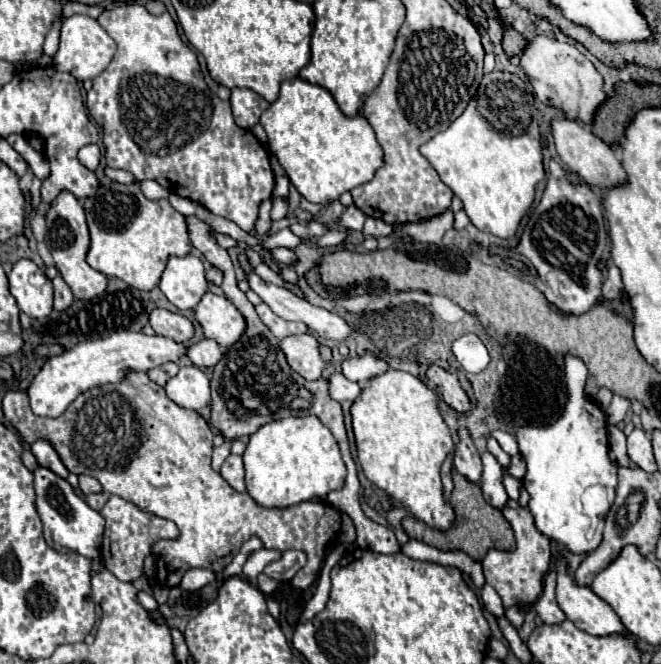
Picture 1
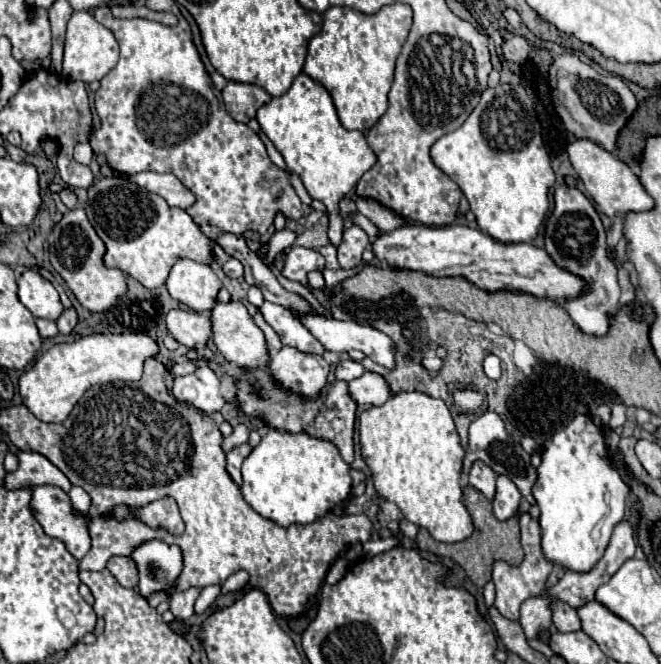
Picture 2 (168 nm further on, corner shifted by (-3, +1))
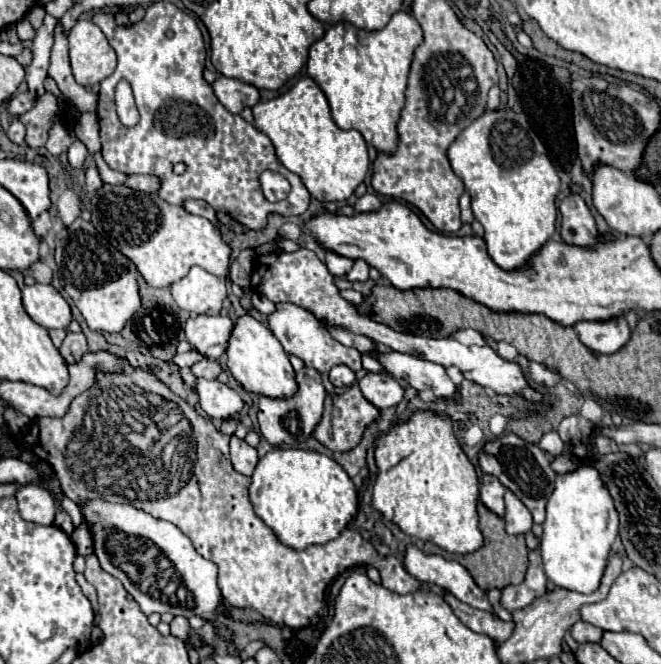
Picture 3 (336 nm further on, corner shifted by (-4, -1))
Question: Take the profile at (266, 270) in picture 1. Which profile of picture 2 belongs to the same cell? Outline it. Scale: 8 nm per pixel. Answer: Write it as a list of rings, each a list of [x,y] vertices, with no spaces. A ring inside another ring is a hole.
[[[291,229],[275,231],[275,233],[269,237],[269,241],[267,241],[269,247],[267,247],[267,253],[261,255],[261,261],[265,261],[265,265],[271,265],[273,259],[277,257],[277,253],[285,251],[287,247],[291,247],[291,245],[295,243],[295,239],[297,239],[297,233],[291,231]]]

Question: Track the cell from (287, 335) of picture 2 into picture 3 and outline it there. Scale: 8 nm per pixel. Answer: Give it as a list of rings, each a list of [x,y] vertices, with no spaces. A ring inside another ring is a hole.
[[[278,303],[276,307],[278,307],[276,313],[272,313],[268,317],[268,327],[276,335],[276,339],[282,343],[282,347],[290,355],[296,355],[298,359],[302,359],[306,363],[306,367],[314,367],[322,375],[328,373],[338,363],[348,365],[352,371],[360,371],[362,369],[360,351],[344,347],[336,339],[332,339],[332,335],[326,331],[326,327],[310,311],[294,305],[294,303]]]

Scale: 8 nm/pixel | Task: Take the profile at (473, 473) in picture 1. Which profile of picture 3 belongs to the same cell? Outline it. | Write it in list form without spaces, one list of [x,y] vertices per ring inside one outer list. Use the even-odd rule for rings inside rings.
[[[484,475],[480,485],[480,499],[492,513],[498,517],[504,515],[504,485],[492,475]]]

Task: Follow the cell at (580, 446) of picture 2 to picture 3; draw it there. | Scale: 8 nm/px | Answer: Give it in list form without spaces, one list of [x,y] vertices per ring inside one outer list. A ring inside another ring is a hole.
[[[584,463],[574,473],[556,477],[556,487],[548,499],[546,521],[542,527],[544,535],[540,539],[540,553],[548,579],[556,587],[568,591],[596,591],[618,535],[618,513],[600,473],[592,465]]]

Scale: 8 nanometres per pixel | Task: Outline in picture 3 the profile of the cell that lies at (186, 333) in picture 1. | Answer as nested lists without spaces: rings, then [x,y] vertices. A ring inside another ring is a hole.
[[[192,315],[186,321],[186,339],[204,357],[220,359],[226,353],[226,343],[234,321],[222,315]]]

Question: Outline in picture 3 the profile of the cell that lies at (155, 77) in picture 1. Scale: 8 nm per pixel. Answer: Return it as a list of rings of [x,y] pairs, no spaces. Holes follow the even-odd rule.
[[[156,1],[146,9],[144,19],[130,27],[118,27],[114,23],[112,13],[96,13],[92,21],[102,29],[108,43],[118,55],[116,71],[100,83],[100,101],[98,101],[98,111],[96,111],[98,123],[100,123],[102,155],[112,169],[126,173],[126,175],[132,175],[132,173],[154,175],[160,179],[158,195],[166,199],[168,203],[182,205],[186,199],[204,199],[206,203],[210,203],[214,211],[228,213],[232,219],[236,219],[244,227],[256,229],[256,231],[266,227],[266,217],[270,213],[302,215],[308,209],[308,203],[310,203],[308,189],[304,187],[298,175],[286,171],[286,167],[276,159],[274,145],[270,143],[270,139],[262,131],[258,131],[252,123],[246,123],[240,115],[226,111],[226,107],[212,93],[212,87],[204,81],[202,71],[206,63],[206,47],[204,47],[200,27],[188,13],[180,11],[172,3]],[[120,79],[126,79],[130,83],[134,91],[136,107],[140,111],[140,121],[134,127],[124,127],[116,115],[114,89]],[[178,161],[184,161],[188,167],[184,175],[172,173],[172,167]],[[268,169],[282,173],[290,181],[292,191],[286,199],[270,203],[262,195],[258,177],[262,171],[268,171]]]

